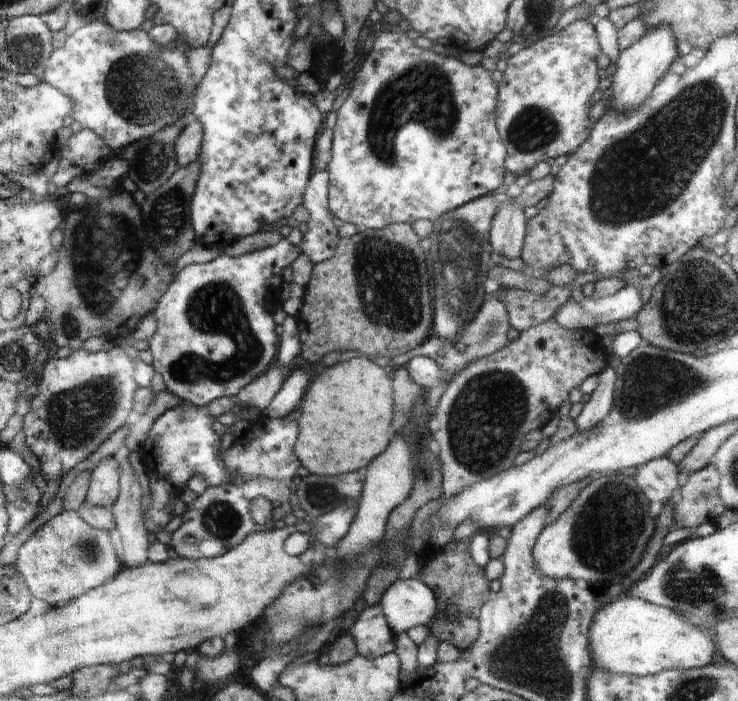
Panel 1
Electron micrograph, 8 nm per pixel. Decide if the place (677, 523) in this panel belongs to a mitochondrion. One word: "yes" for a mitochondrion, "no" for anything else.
no

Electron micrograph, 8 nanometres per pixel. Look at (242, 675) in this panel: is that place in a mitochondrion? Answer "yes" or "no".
no

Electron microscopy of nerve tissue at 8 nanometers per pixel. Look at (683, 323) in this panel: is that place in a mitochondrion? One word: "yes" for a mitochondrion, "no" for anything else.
yes

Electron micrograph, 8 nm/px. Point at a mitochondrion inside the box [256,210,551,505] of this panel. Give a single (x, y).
(485, 420)

